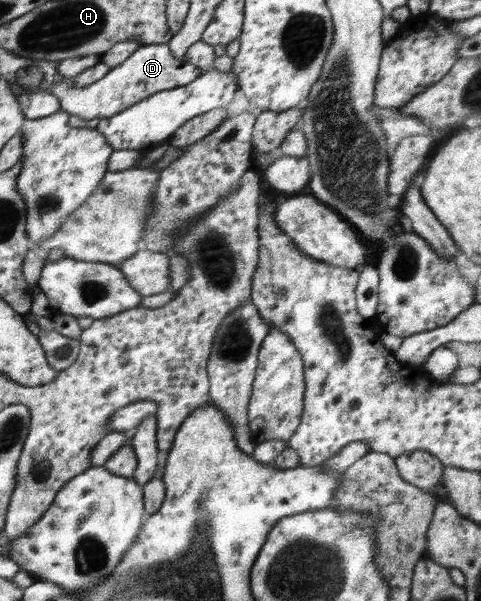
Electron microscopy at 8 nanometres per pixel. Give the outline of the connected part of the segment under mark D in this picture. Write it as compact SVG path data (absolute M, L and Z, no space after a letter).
M168 44L141 45L123 62L110 67L103 78L84 87L76 87L72 80L61 80L48 92L59 99L61 113L82 119L109 118L162 90L185 86L199 77L200 70L184 58L173 56Z

